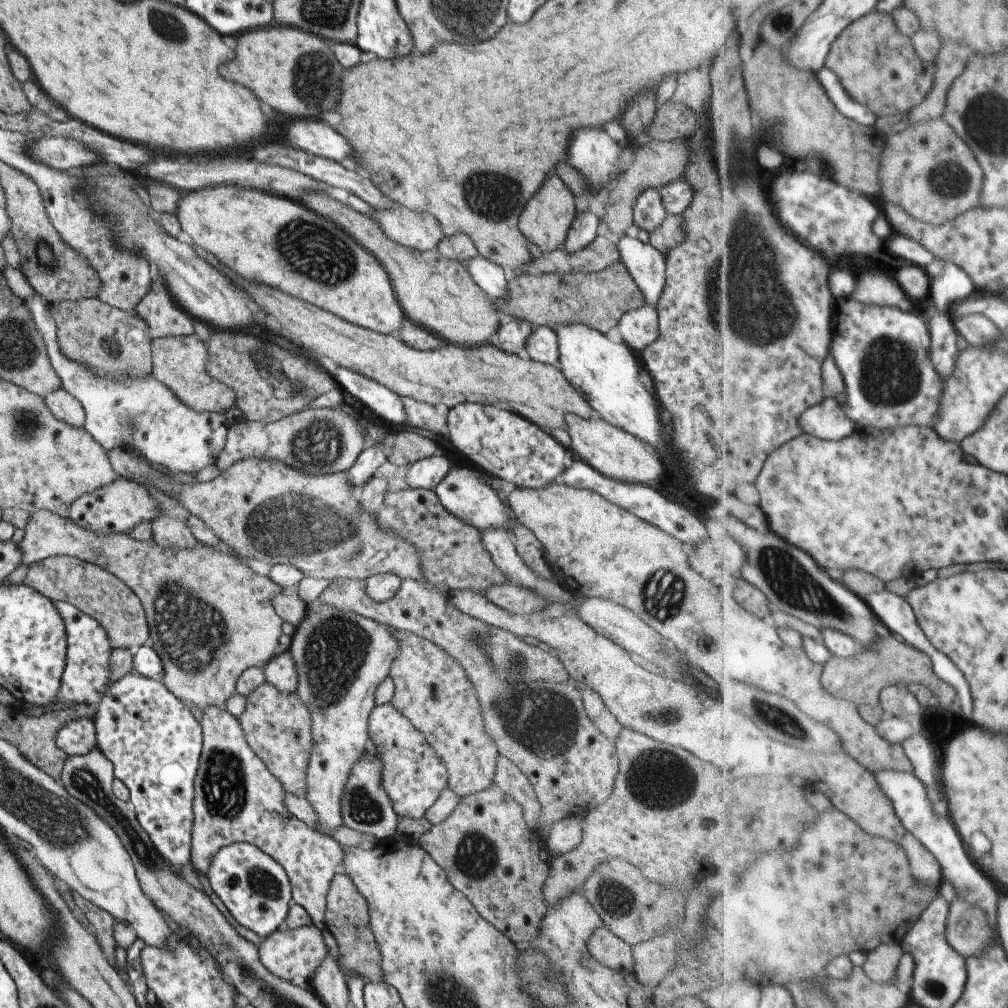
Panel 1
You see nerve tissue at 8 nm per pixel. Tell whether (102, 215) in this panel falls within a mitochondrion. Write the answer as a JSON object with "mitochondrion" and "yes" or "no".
{"mitochondrion":"no"}

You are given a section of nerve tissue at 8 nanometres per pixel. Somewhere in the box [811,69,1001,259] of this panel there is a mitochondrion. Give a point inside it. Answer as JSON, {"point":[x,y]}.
{"point":[950,181]}

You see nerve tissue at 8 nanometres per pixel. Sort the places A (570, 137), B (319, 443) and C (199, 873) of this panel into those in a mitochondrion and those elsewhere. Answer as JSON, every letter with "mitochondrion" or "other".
{"A":"other","B":"mitochondrion","C":"other"}

